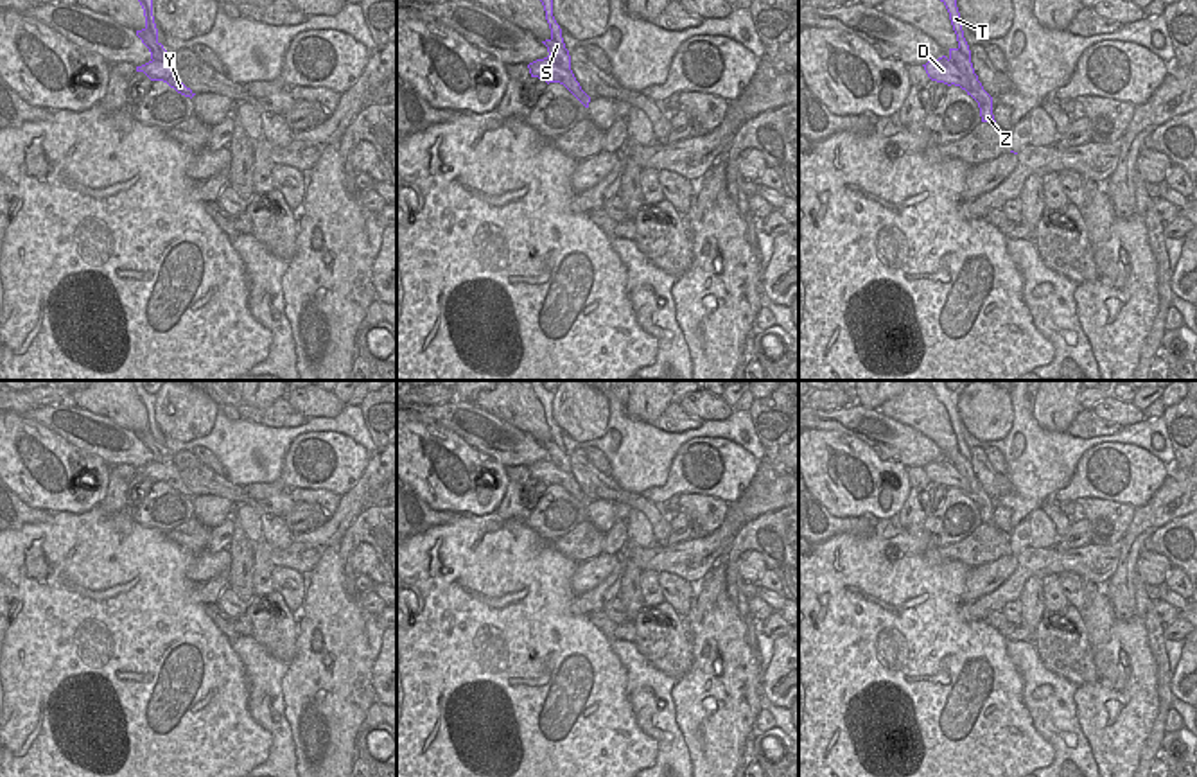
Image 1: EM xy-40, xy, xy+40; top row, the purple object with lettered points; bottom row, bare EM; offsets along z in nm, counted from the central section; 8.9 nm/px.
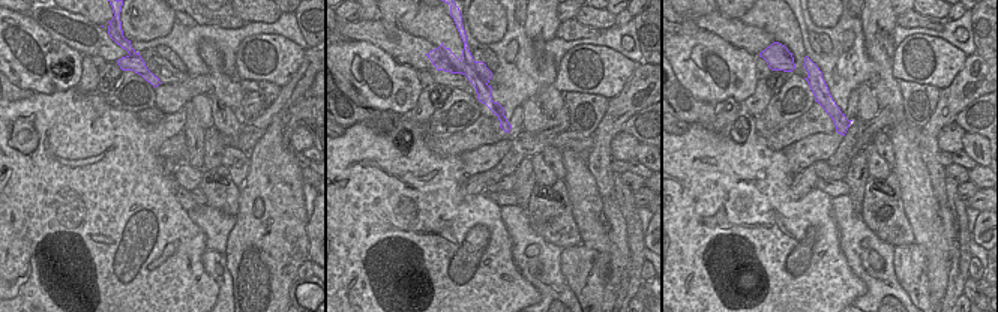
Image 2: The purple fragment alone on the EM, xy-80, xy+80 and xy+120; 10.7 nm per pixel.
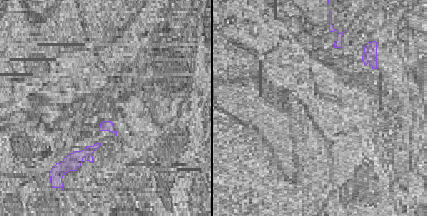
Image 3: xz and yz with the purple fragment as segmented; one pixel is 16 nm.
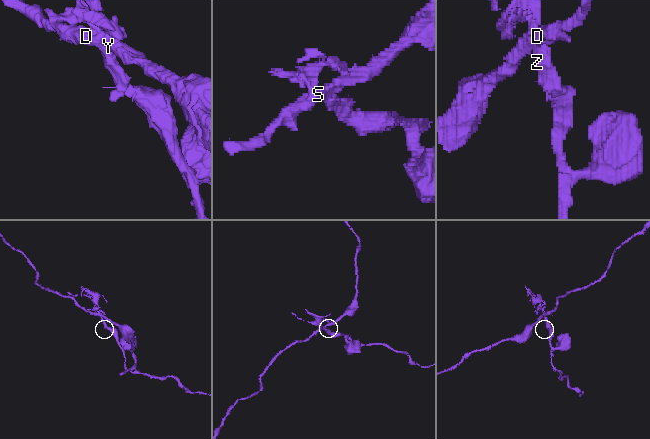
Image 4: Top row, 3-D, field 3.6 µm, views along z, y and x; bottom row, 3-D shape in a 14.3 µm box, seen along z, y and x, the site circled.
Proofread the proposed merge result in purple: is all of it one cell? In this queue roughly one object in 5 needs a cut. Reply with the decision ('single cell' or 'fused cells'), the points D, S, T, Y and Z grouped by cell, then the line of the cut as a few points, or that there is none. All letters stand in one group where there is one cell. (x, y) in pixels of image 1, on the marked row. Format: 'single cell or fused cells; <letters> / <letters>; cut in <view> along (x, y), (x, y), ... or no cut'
fused cells; D Y / S T Z; cut in xy along (548, 56), (567, 72), (562, 81)

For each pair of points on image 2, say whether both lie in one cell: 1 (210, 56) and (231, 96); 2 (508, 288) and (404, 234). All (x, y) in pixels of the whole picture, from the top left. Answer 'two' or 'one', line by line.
1: one
2: one

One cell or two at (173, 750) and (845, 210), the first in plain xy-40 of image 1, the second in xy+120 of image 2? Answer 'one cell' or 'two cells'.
two cells

